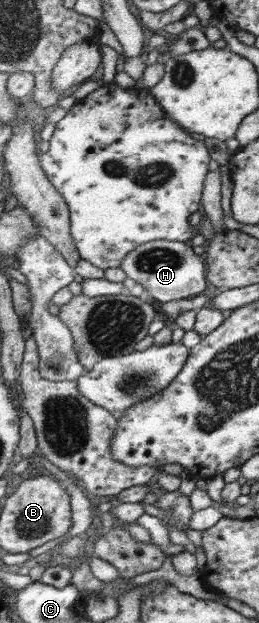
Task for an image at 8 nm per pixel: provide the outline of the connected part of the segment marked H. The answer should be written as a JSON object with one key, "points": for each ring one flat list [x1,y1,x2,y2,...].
{"points":[[152,241,139,246,131,252,121,267,130,279,140,284,152,296,153,300,161,303,188,300,188,296,200,295,206,288,204,280,204,264,200,256,196,256,184,242]]}

